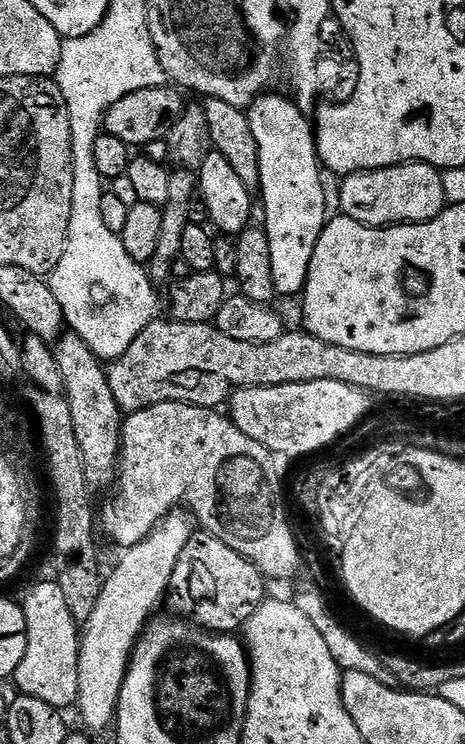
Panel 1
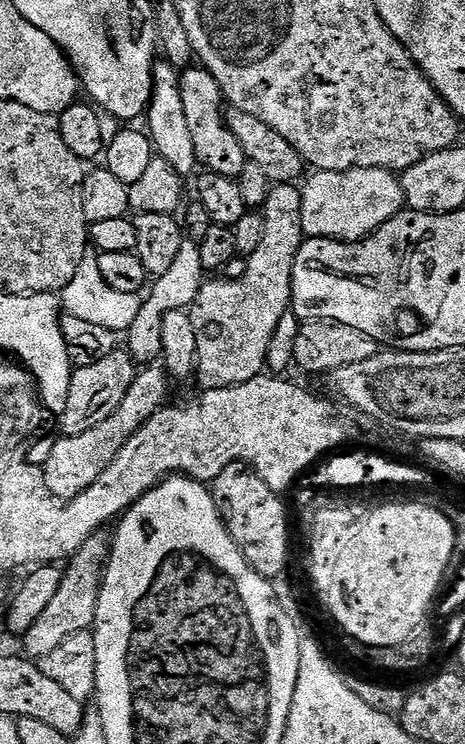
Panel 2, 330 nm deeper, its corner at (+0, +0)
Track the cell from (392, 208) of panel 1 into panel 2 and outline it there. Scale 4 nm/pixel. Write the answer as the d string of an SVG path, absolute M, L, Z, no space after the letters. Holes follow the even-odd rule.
M351 168L345 172L316 172L307 177L308 185L303 185L300 197L302 198L302 230L305 237L315 238L318 240L347 240L349 242L355 242L362 240L366 236L372 235L384 225L386 222L390 222L390 218L394 218L398 213L405 211L406 205L404 202L404 191L400 185L400 176L397 173L389 172L386 168Z

